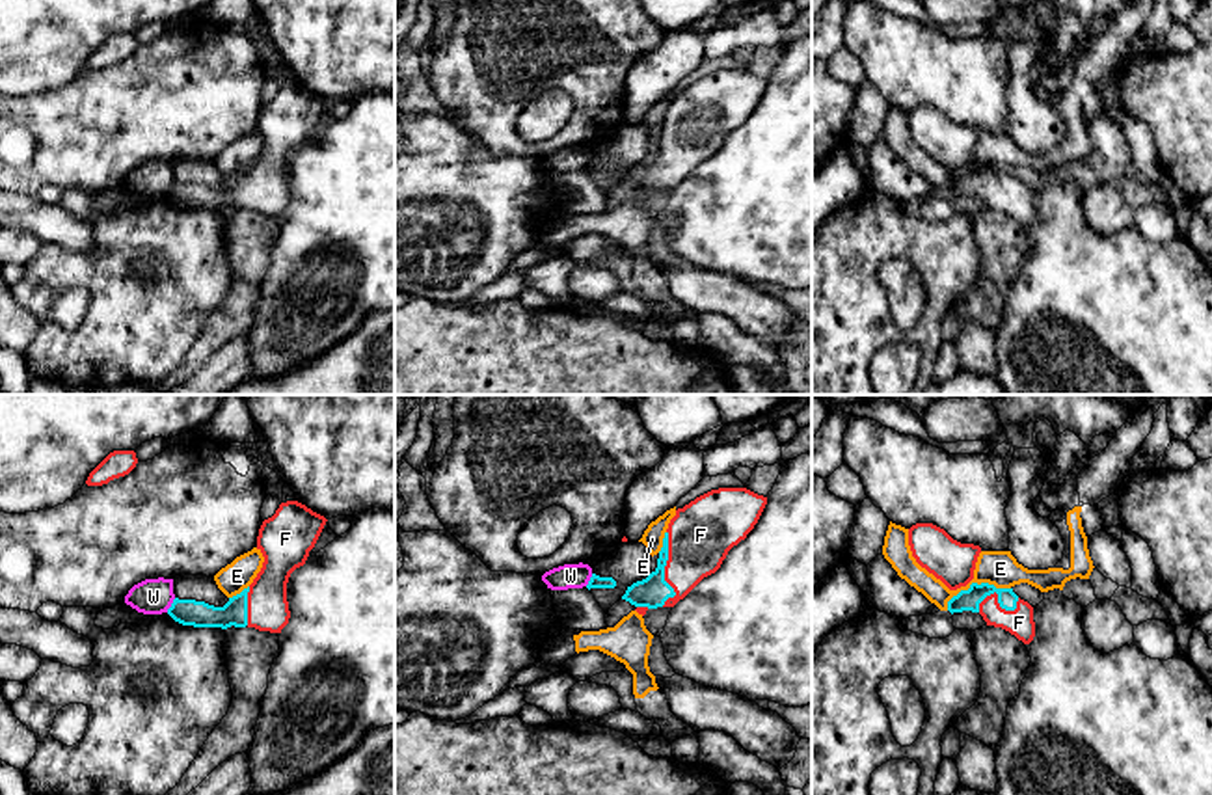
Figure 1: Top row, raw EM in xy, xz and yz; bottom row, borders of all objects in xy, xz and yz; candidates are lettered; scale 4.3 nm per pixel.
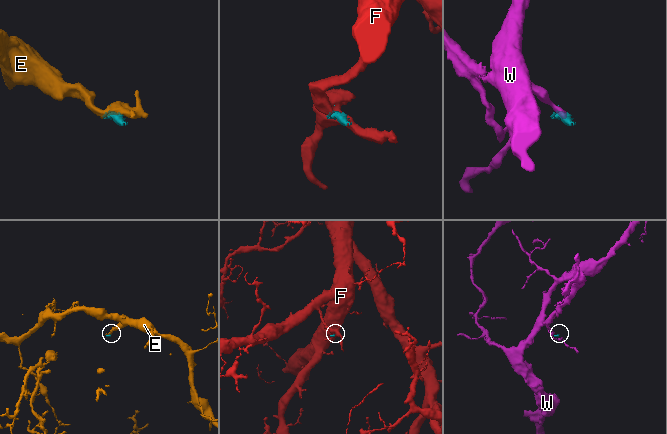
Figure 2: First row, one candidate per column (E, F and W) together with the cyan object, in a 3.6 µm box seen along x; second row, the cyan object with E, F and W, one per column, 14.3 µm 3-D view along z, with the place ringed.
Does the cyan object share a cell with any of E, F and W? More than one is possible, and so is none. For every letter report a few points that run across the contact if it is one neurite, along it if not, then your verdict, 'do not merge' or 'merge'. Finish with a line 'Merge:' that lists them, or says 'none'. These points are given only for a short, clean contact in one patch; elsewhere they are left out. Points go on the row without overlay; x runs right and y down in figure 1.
E: yz (1010, 170), (972, 166), (961, 172), (948, 185), (946, 192) | do not merge
F: merge
W: xy (175, 181), (166, 194) | do not merge
Merge: F

